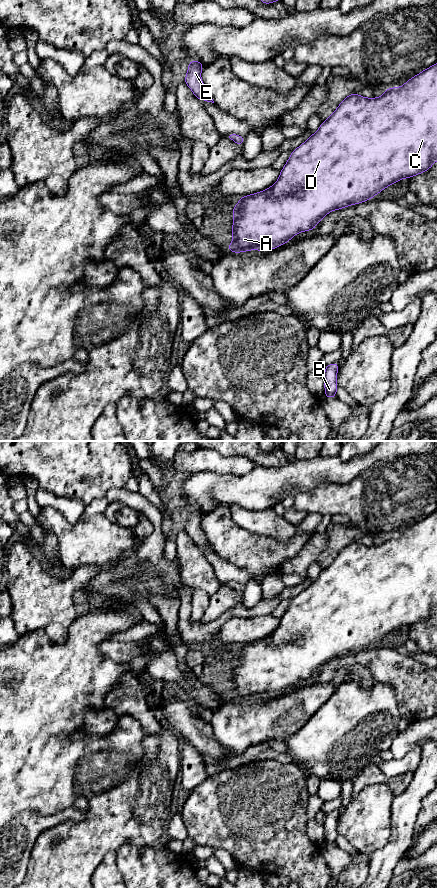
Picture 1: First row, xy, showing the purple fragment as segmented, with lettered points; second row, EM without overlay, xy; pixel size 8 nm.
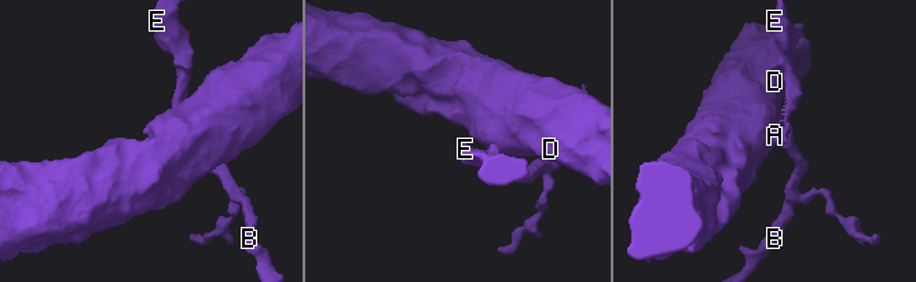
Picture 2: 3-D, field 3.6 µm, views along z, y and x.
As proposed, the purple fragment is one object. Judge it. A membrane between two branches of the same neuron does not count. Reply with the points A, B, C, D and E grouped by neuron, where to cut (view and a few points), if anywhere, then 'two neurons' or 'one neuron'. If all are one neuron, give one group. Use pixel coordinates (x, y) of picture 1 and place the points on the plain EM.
A C D / B E; cut in xy along (227, 695), (229, 697); two neurons

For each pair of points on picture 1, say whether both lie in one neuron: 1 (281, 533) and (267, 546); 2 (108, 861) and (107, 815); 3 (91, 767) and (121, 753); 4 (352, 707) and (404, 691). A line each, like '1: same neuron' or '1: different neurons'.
1: different neurons
2: different neurons
3: same neuron
4: different neurons

